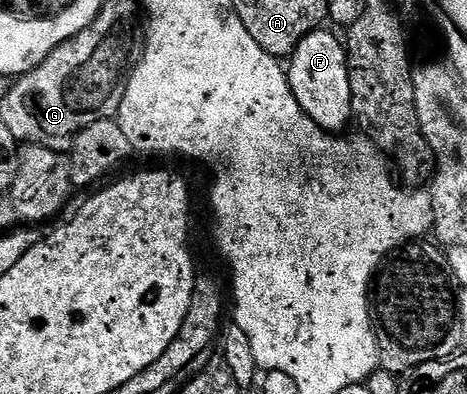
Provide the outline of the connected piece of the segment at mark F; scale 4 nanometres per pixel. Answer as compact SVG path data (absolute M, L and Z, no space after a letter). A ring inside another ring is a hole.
M313 30L303 38L301 45L297 45L297 49L289 56L285 70L293 97L297 97L297 105L301 105L305 114L323 131L339 133L353 119L347 48L340 36L338 39L333 32L323 30Z

